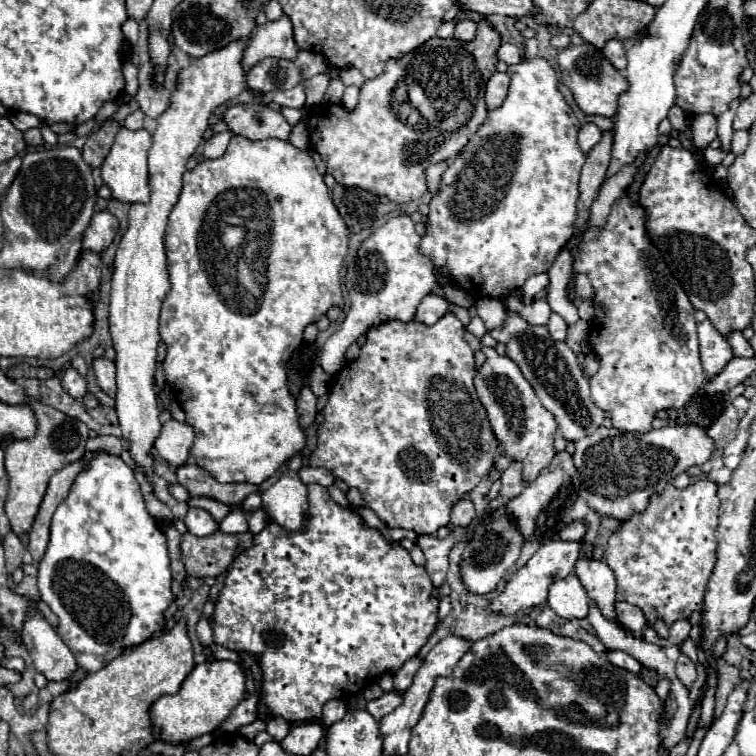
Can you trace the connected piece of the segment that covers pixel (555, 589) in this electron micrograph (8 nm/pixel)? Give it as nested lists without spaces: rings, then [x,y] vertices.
[[[576,575],[554,579],[548,587],[548,605],[564,619],[582,619],[588,611],[588,595]]]

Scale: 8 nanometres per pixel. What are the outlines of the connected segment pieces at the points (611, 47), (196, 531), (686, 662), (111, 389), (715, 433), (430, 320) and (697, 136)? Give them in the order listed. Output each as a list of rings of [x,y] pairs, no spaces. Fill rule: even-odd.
[[[608,41],[606,47],[602,49],[602,53],[606,55],[606,59],[618,69],[618,71],[624,71],[626,69],[626,45],[622,41]]]
[[[190,507],[186,517],[184,517],[184,523],[188,527],[188,531],[192,535],[210,535],[218,529],[218,523],[212,519],[212,515],[204,509],[198,509],[198,507]]]
[[[680,653],[678,661],[676,661],[676,675],[680,677],[680,681],[690,687],[696,679],[696,665],[690,661],[690,657],[686,657],[684,653]]]
[[[98,357],[92,361],[94,373],[96,373],[96,381],[100,385],[100,389],[110,395],[116,397],[116,367],[114,361],[106,359],[106,357]]]
[[[726,403],[724,413],[718,417],[718,421],[706,433],[716,443],[728,443],[728,441],[732,441],[736,437],[738,421],[740,421],[740,417],[738,417],[736,409],[732,407],[732,403]]]
[[[430,293],[418,305],[418,309],[414,313],[414,321],[424,323],[424,325],[434,325],[446,313],[448,313],[448,301],[444,297],[440,297],[440,295]]]
[[[710,113],[694,117],[694,129],[692,129],[694,145],[706,147],[712,139],[716,139],[716,117]]]

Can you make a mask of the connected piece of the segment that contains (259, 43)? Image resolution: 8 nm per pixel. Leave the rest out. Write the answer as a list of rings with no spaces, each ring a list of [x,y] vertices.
[[[282,15],[276,21],[266,21],[256,27],[256,35],[252,35],[244,51],[244,69],[248,71],[254,63],[266,57],[284,59],[284,51],[298,51],[292,21],[288,15]]]

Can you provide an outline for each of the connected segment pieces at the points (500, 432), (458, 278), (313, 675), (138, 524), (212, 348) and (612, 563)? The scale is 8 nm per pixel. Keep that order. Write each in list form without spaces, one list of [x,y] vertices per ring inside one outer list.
[[[486,347],[482,351],[486,355],[486,361],[482,367],[476,369],[474,377],[478,399],[486,409],[492,433],[498,439],[502,453],[508,459],[522,463],[522,479],[526,483],[532,483],[540,475],[540,471],[552,463],[556,455],[554,439],[558,423],[554,415],[540,403],[532,385],[524,379],[522,371],[510,357],[498,355],[492,347]]]
[[[530,59],[518,65],[510,65],[508,67],[508,75],[510,75],[510,91],[508,97],[504,99],[504,103],[494,109],[488,111],[486,121],[480,125],[480,129],[474,133],[474,137],[468,141],[468,145],[460,151],[460,155],[456,155],[454,159],[450,159],[448,169],[444,171],[442,179],[440,179],[440,191],[434,193],[432,201],[430,201],[430,213],[428,213],[428,223],[426,223],[426,233],[420,239],[420,247],[418,251],[426,257],[430,257],[430,261],[436,267],[444,267],[450,273],[450,279],[454,285],[458,285],[460,289],[464,289],[466,293],[470,293],[474,299],[482,299],[482,297],[498,297],[504,299],[508,297],[508,293],[520,289],[524,285],[524,281],[532,275],[538,273],[546,273],[550,269],[550,265],[554,263],[556,255],[562,251],[562,247],[568,243],[568,239],[574,233],[574,223],[578,219],[578,179],[580,179],[580,169],[586,161],[586,155],[580,151],[578,143],[576,143],[576,135],[580,131],[580,121],[578,117],[572,113],[570,105],[564,101],[562,93],[558,91],[558,81],[554,75],[554,69],[548,65],[546,59]]]
[[[312,483],[308,487],[308,515],[304,521],[304,527],[300,531],[288,533],[282,529],[278,523],[268,521],[268,525],[254,535],[252,547],[242,551],[234,563],[228,569],[226,583],[216,599],[216,609],[214,609],[214,619],[210,623],[214,631],[214,643],[232,651],[242,651],[254,655],[256,663],[262,669],[262,701],[268,707],[270,715],[274,717],[284,717],[290,723],[306,723],[306,721],[318,721],[322,715],[322,707],[330,699],[344,699],[350,693],[358,693],[366,683],[372,679],[378,679],[384,673],[396,673],[408,659],[412,659],[422,645],[428,641],[428,637],[436,631],[436,625],[440,623],[438,619],[438,597],[434,597],[434,585],[426,573],[426,567],[416,565],[410,557],[410,553],[394,541],[386,541],[382,531],[368,527],[362,517],[346,507],[340,507],[332,497],[328,495],[326,487]]]
[[[86,451],[82,457],[88,467],[84,467],[76,479],[74,485],[70,489],[70,495],[58,505],[54,517],[52,517],[52,525],[50,525],[50,543],[48,549],[42,557],[42,561],[38,563],[38,589],[40,589],[40,599],[58,615],[58,635],[60,639],[70,647],[72,655],[76,657],[78,665],[84,667],[88,673],[94,673],[98,669],[102,669],[106,663],[110,663],[114,657],[118,657],[126,647],[132,645],[140,645],[142,641],[146,641],[152,633],[160,631],[164,627],[164,609],[174,601],[174,595],[170,591],[172,585],[172,571],[170,571],[170,555],[168,555],[168,545],[166,545],[166,535],[158,529],[156,521],[150,517],[140,485],[134,477],[134,471],[122,461],[122,457],[110,455],[106,451]]]
[[[234,135],[218,159],[204,159],[192,171],[184,173],[184,189],[176,207],[170,213],[170,221],[166,227],[166,255],[168,255],[168,271],[172,289],[162,305],[160,315],[160,335],[166,343],[166,359],[162,363],[168,385],[172,387],[180,407],[186,413],[186,423],[194,429],[196,439],[190,449],[190,455],[196,459],[196,465],[206,469],[220,483],[264,483],[286,459],[294,457],[304,447],[304,431],[298,425],[296,401],[292,399],[286,387],[286,369],[284,363],[302,343],[302,331],[306,325],[316,323],[322,315],[328,313],[330,307],[344,307],[342,285],[340,285],[340,269],[344,257],[348,253],[348,227],[342,223],[338,209],[334,207],[324,177],[318,173],[314,159],[308,151],[296,149],[288,141],[282,139],[264,139],[252,141],[242,135]]]
[[[696,479],[684,489],[666,485],[662,493],[650,495],[650,503],[642,513],[630,515],[610,535],[606,545],[606,563],[614,571],[618,581],[616,599],[640,607],[648,627],[654,627],[658,619],[662,619],[668,627],[672,627],[674,621],[688,619],[690,613],[702,611],[704,589],[716,563],[716,527],[720,505],[716,491],[718,485],[708,479]]]

